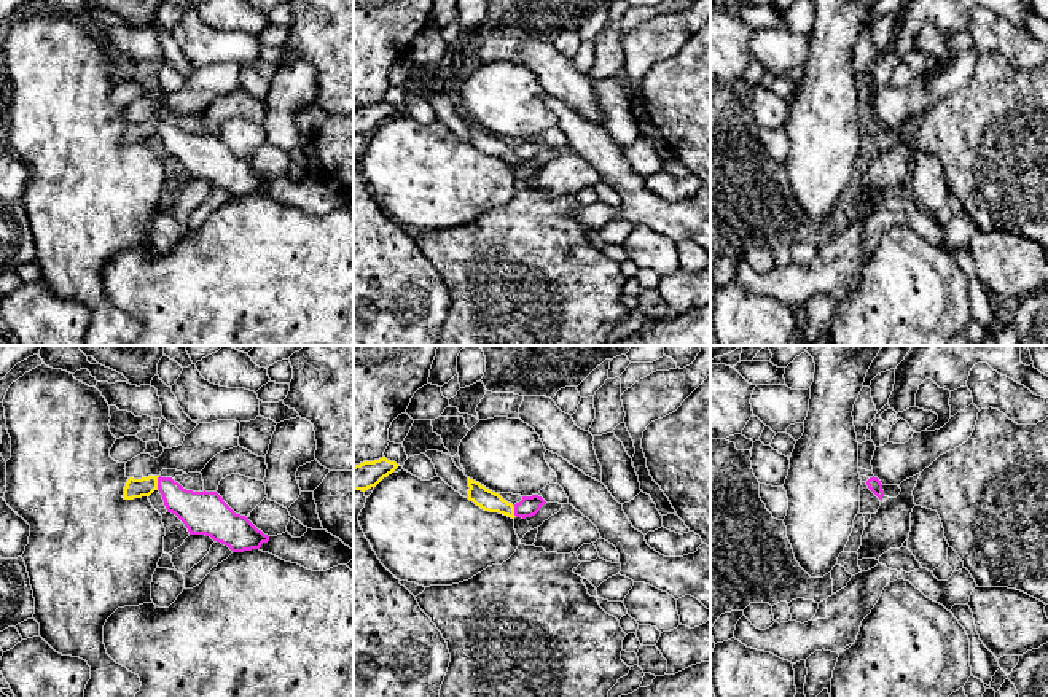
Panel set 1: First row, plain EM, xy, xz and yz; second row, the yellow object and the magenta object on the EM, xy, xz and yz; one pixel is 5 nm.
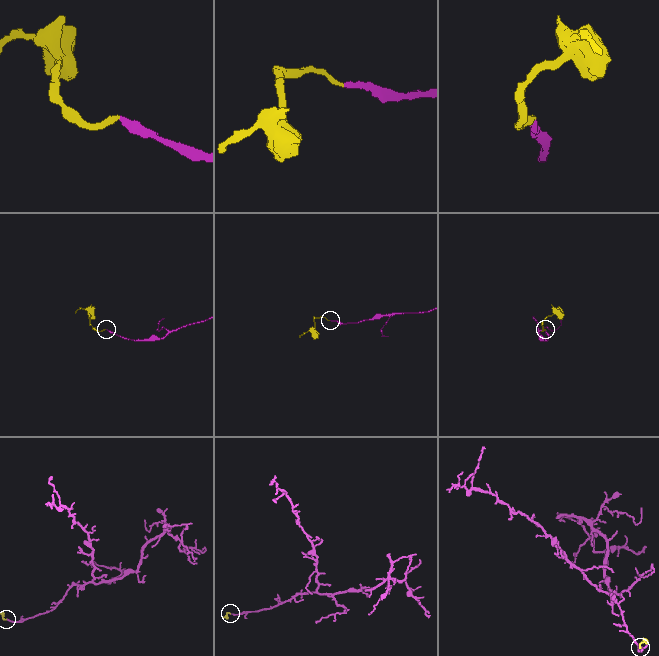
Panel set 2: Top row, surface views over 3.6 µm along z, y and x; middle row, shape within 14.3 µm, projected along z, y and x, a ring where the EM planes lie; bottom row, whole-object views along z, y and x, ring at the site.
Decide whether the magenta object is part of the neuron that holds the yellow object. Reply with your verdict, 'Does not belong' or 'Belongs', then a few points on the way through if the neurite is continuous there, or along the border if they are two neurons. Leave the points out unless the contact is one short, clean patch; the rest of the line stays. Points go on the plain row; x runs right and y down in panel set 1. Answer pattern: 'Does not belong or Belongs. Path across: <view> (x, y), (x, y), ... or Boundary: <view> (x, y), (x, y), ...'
Belongs. Path across: xy (134, 131), (156, 126), (196, 153)

